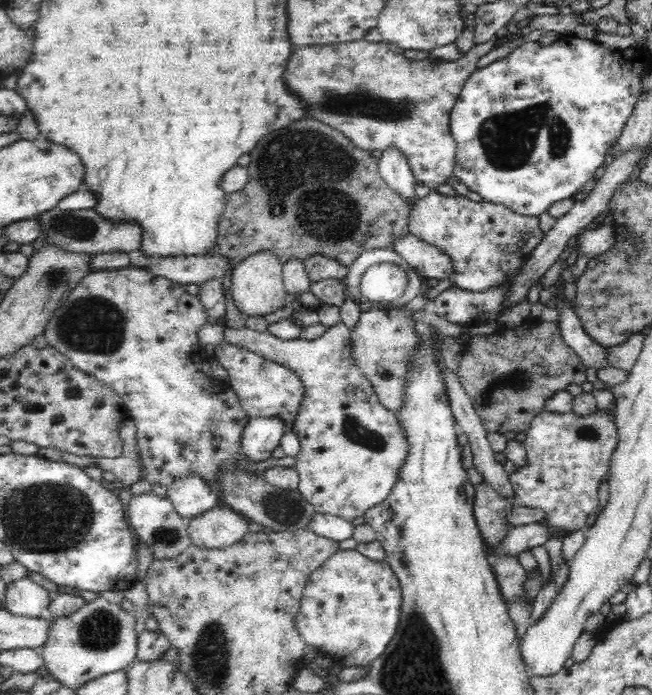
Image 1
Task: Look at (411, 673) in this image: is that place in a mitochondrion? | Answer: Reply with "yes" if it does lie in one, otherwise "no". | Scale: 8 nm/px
yes

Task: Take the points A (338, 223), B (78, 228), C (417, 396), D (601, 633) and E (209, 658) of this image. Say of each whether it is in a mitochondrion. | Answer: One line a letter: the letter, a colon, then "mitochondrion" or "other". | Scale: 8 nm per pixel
A: mitochondrion
B: mitochondrion
C: other
D: other
E: mitochondrion

